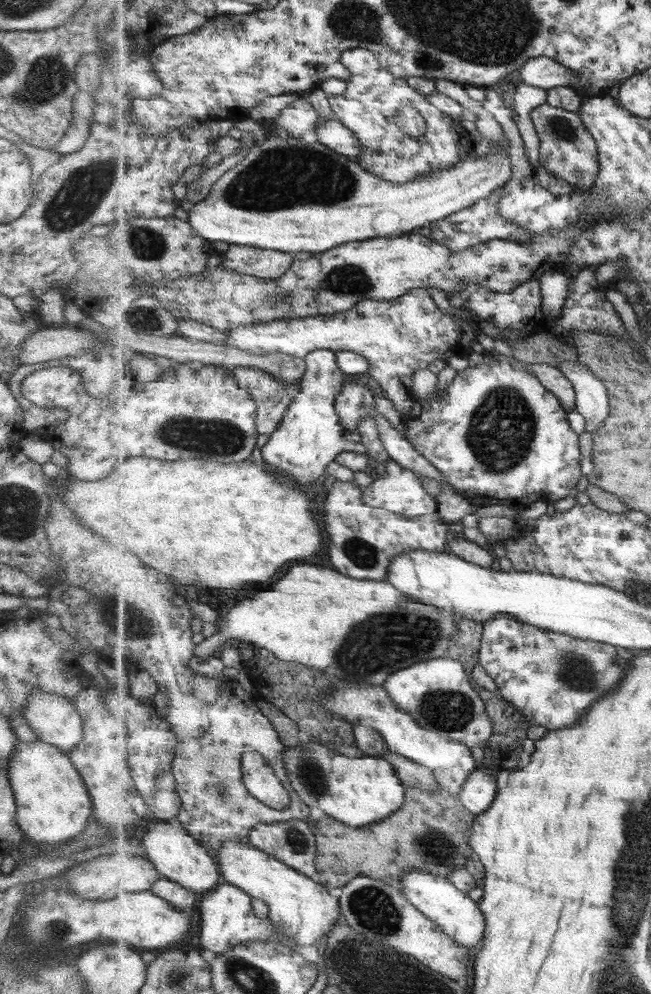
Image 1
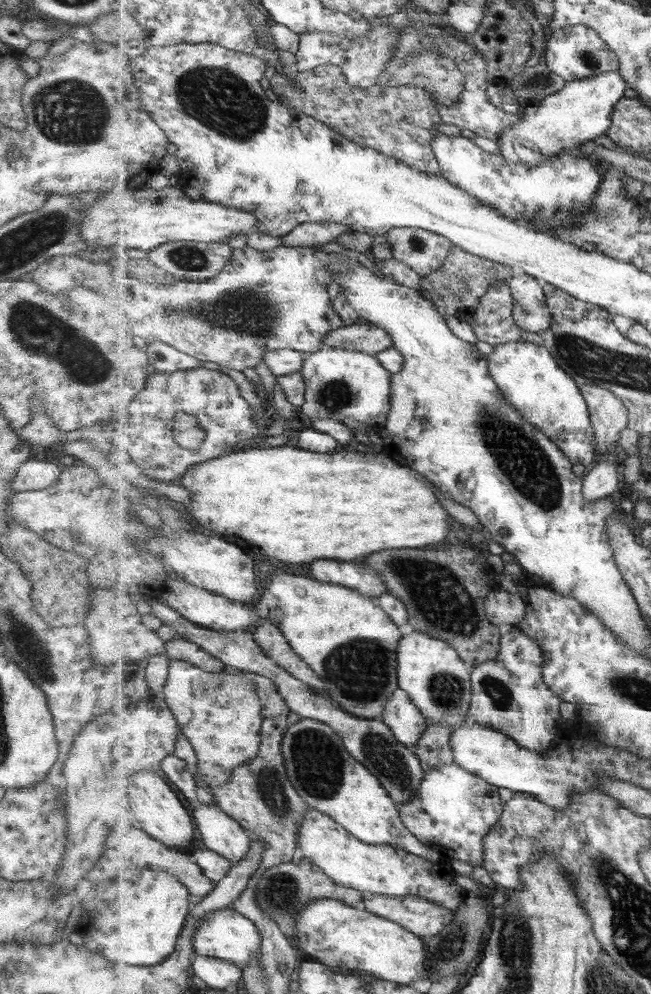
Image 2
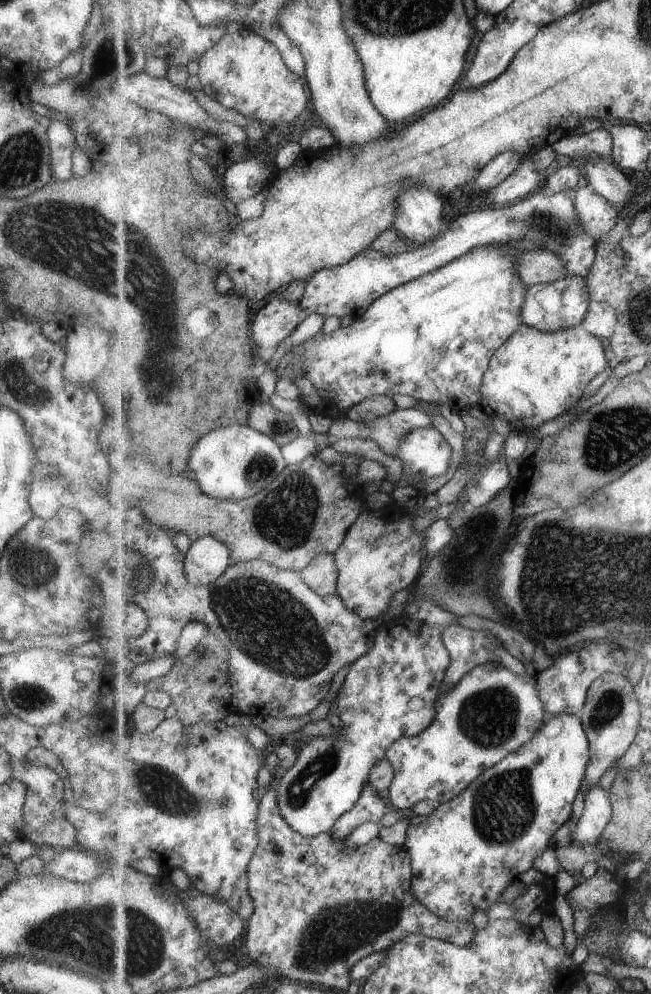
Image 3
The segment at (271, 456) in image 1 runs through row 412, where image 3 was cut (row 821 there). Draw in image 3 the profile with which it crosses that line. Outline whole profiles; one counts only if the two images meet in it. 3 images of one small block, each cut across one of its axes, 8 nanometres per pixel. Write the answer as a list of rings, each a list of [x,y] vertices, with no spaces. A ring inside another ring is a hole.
[[[411,618],[391,628],[379,628],[372,651],[351,665],[338,691],[336,714],[343,728],[333,729],[328,737],[310,738],[307,746],[296,749],[295,764],[275,785],[280,813],[293,830],[306,837],[331,833],[340,818],[360,800],[365,783],[369,783],[371,769],[387,758],[389,747],[399,738],[417,736],[432,725],[436,717],[437,697],[440,696],[439,684],[451,664],[451,656],[441,636],[436,626],[417,623]]]

